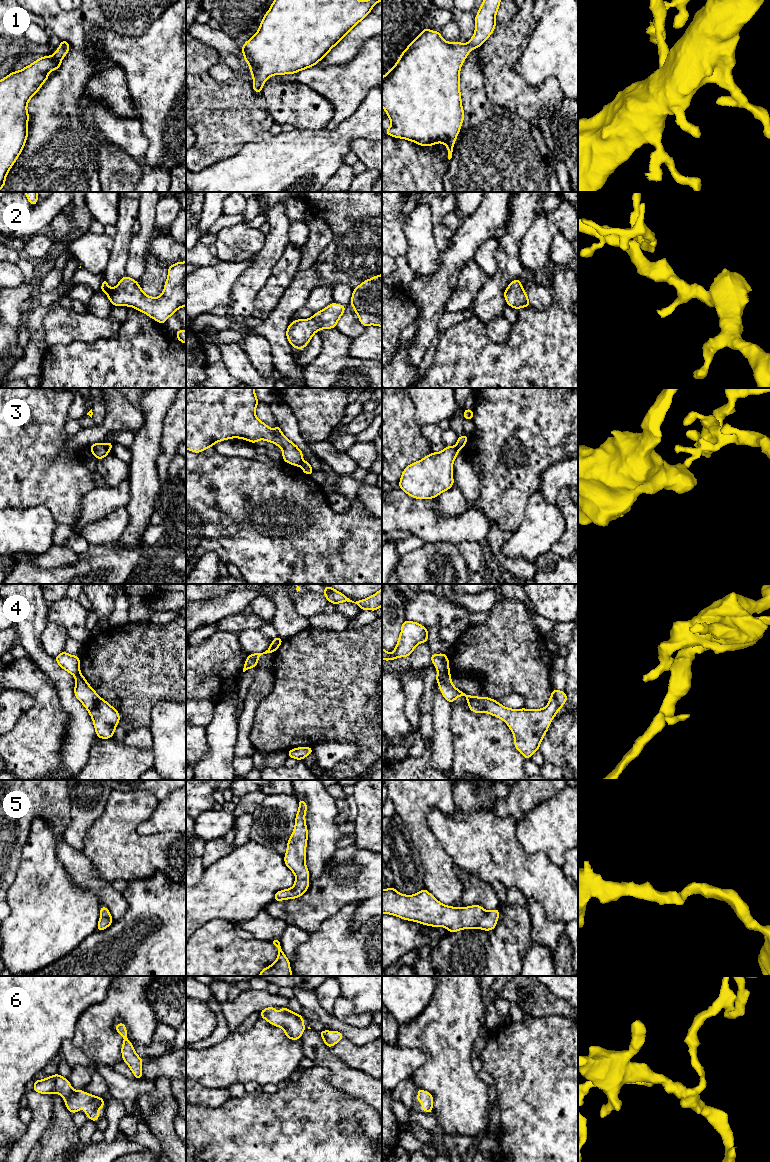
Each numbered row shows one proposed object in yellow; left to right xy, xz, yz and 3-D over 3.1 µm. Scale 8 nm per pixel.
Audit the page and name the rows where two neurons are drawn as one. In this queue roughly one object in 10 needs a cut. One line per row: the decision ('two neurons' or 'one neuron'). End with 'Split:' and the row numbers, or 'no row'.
1: one neuron
2: one neuron
3: two neurons
4: two neurons
5: one neuron
6: one neuron
Split: 3, 4

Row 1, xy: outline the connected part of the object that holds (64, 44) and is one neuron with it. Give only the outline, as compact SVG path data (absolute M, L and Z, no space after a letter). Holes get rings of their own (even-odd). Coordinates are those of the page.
M62 39L52 56L40 57L0 80L0 189L28 138L27 104L48 80L48 73L59 69L69 48Z

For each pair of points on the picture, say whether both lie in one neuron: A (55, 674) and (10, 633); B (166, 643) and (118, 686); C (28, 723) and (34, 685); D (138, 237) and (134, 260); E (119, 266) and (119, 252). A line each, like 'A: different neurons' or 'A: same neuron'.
A: different neurons
B: same neuron
C: same neuron
D: same neuron
E: same neuron

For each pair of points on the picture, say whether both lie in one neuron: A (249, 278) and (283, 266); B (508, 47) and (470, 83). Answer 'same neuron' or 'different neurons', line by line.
A: different neurons
B: different neurons

